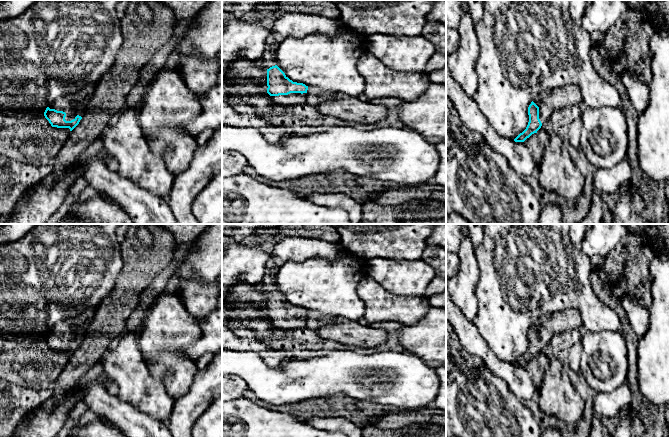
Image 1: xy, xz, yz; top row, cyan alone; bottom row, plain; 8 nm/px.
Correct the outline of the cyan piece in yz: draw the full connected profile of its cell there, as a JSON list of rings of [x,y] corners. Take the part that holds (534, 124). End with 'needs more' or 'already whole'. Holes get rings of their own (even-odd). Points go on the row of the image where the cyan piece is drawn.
[[[577,85],[541,91],[528,107],[529,122],[526,129],[514,141],[524,142],[532,134],[537,133],[554,111],[572,107],[581,101],[581,93]]]; needs more

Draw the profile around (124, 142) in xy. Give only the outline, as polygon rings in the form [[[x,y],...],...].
[[[128,108],[123,112],[115,125],[110,125],[99,136],[105,155],[118,163],[117,174],[128,179],[155,196],[167,198],[175,176],[172,175],[159,155],[150,151],[146,139],[140,129],[137,112]]]

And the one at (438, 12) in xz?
[[[436,0],[430,13],[427,16],[427,22],[440,22],[446,26],[446,0]]]

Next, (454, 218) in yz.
[[[452,212],[449,214],[446,224],[472,224],[465,217],[457,212]]]

